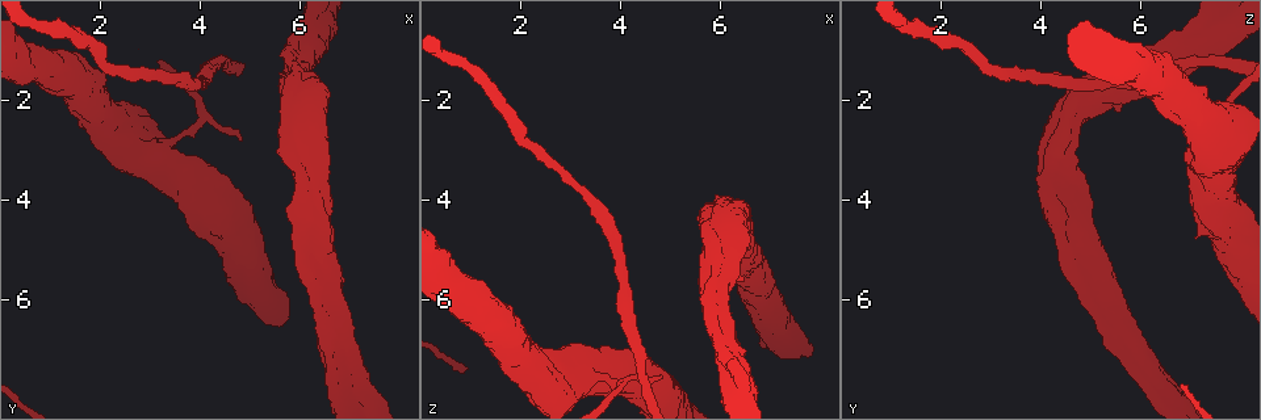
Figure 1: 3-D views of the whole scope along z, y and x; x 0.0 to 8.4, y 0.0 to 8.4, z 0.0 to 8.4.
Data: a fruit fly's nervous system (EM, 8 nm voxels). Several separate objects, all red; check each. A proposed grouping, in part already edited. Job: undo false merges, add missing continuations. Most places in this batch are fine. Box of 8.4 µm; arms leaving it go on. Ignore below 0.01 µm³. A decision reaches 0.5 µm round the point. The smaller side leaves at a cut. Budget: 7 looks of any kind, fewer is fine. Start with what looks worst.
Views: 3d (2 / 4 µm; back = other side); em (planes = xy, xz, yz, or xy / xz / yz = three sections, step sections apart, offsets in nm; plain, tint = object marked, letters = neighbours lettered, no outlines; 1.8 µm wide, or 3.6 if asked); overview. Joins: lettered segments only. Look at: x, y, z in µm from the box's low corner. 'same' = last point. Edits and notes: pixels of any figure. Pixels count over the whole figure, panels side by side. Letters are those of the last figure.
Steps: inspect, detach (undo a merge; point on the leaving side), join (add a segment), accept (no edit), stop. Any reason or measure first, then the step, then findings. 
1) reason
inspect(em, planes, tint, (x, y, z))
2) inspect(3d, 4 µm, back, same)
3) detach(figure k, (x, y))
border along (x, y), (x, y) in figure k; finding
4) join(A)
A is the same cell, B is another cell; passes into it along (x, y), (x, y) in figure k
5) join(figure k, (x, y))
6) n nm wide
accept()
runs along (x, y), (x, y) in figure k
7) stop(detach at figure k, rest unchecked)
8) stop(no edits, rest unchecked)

three arms meet
inspect(3d, 4 µm, (6.35, 3.75, 4.40))

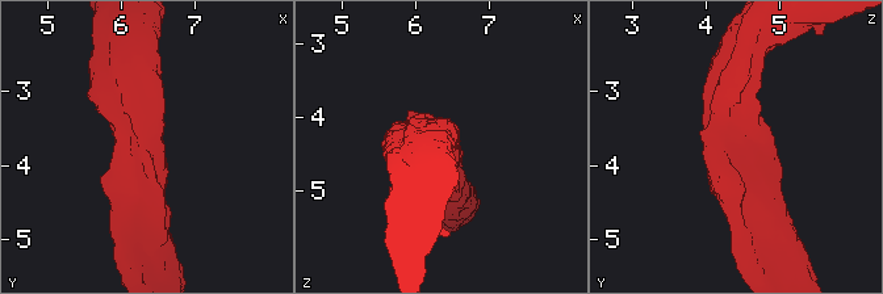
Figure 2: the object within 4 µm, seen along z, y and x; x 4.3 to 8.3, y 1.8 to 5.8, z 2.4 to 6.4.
3 arms; arms of 340, 550, 600 nm; shape alone is not enough
inspect(em, yz, step 16, letters, (6.40, 3.80, 4.40))

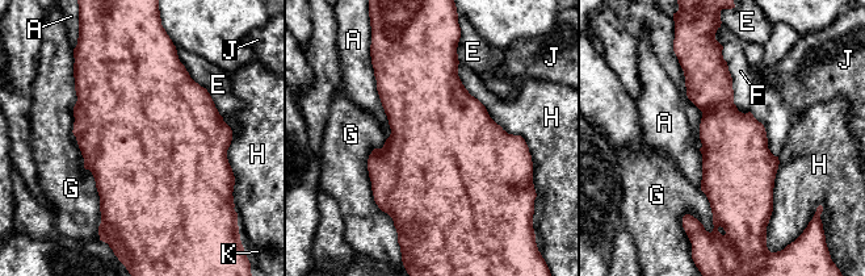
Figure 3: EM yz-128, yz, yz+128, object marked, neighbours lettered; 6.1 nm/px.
accept()
A, E, F, G, H, J and K are other cells; border along (726, 63), (733, 103), (744, 114) in figure 3; one neuron here

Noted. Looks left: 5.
branch stops here
inspect(3d, 4 µm, back, (6.10, 5.55, 4.50))

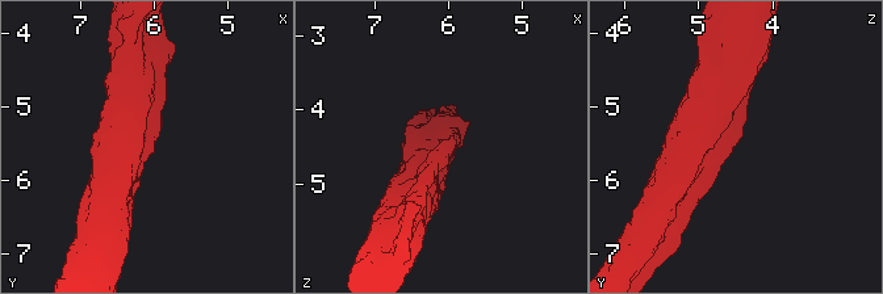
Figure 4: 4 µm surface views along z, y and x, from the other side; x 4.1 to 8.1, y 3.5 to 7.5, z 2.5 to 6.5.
shape alone is not enough
inspect(em, planes, letters, (6.05, 5.55, 4.45))

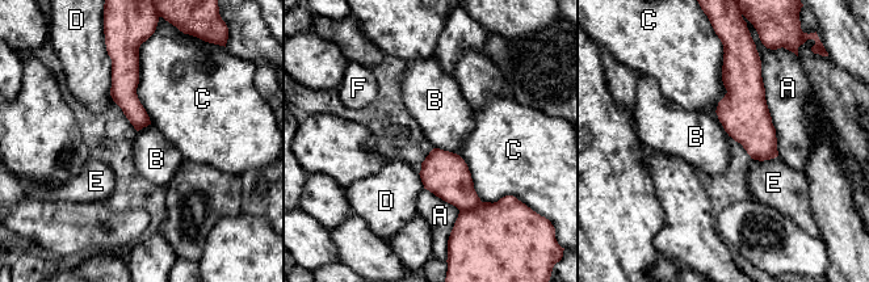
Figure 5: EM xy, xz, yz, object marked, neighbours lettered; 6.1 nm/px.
A touches over 600 nm
accept()
A, B, C, D, E and F are other cells; none of them fits

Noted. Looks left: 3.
branch stops here
inspect(3d, 2 µm, (6.65, 7.95, 6.15))

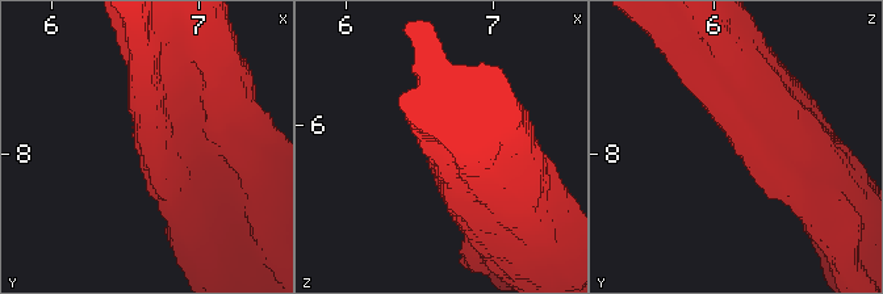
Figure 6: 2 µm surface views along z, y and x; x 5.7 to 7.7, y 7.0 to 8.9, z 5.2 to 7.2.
inspect(em, planes, letters, (6.70, 7.94, 6.10))

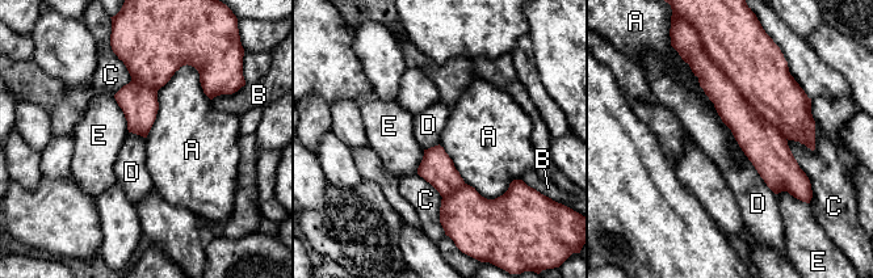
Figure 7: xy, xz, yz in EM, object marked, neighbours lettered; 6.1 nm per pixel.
accept()
A, B, C, D and E are other cells; border along (193, 66), (158, 91), (146, 138) in figure 7; no lettered segment goes on from it

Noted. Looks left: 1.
stop(no edits, rest unchecked)

